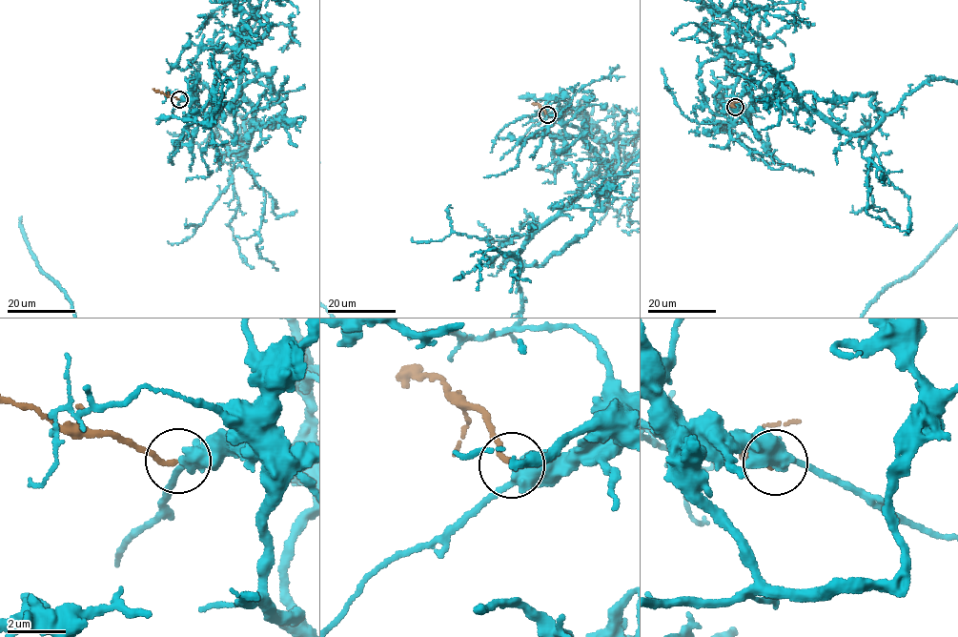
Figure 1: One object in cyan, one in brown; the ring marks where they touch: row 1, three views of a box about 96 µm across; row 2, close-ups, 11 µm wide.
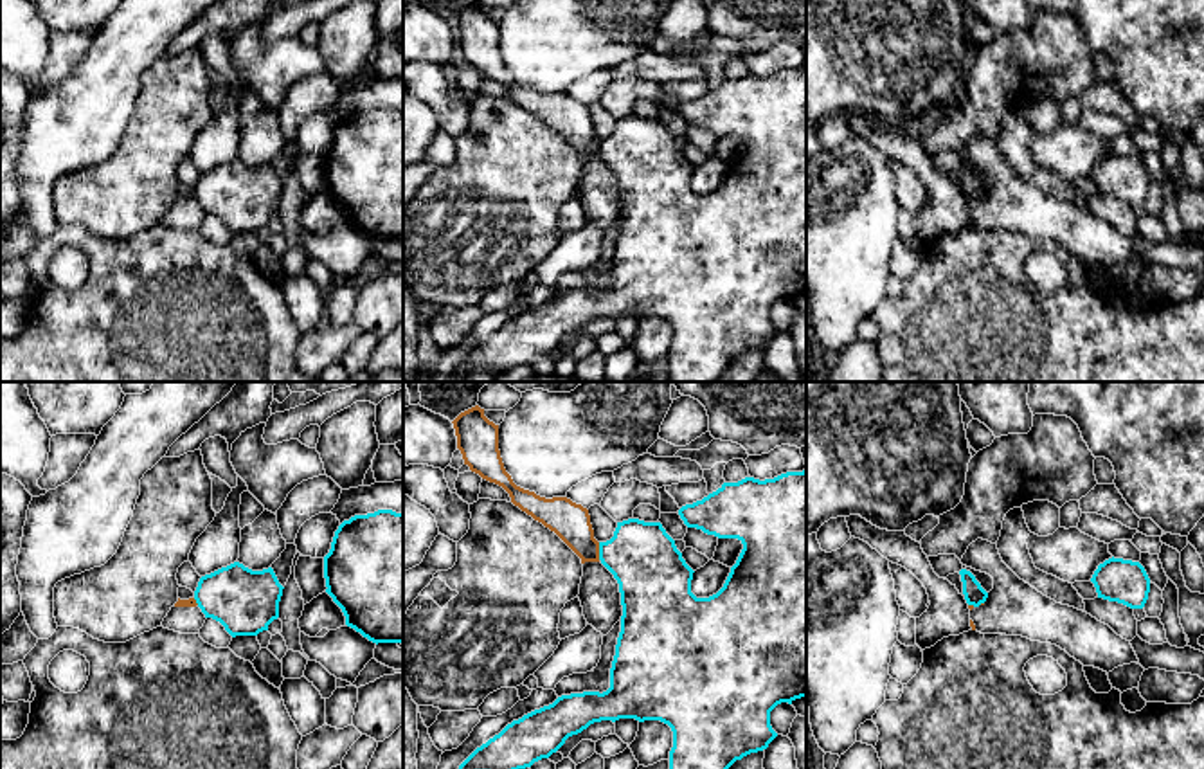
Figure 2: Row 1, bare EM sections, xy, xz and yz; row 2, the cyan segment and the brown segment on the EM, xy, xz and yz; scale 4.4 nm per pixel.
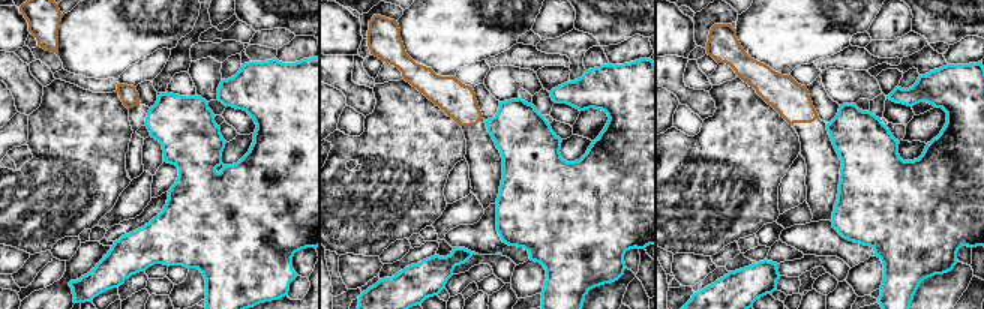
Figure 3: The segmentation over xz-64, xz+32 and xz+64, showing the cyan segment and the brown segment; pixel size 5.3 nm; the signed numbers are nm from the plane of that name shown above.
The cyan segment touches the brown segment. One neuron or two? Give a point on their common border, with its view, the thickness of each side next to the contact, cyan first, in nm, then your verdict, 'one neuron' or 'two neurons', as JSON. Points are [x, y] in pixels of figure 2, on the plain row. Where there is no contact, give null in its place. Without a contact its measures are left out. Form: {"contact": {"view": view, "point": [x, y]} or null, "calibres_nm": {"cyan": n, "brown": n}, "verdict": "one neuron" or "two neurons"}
{"contact": {"view": "xz", "point": [600, 148]}, "calibres_nm": {"cyan": 300, "brown": 170}, "verdict": "two neurons"}

